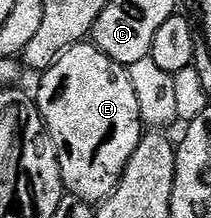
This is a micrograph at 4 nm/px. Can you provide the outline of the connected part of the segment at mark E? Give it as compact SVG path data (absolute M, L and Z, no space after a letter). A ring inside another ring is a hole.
M93 42L74 44L59 56L48 71L41 73L36 91L38 112L46 121L46 132L60 162L62 187L67 193L87 202L108 199L120 182L136 146L142 141L144 125L140 106L136 102L136 90L128 78L126 68L104 54Z

